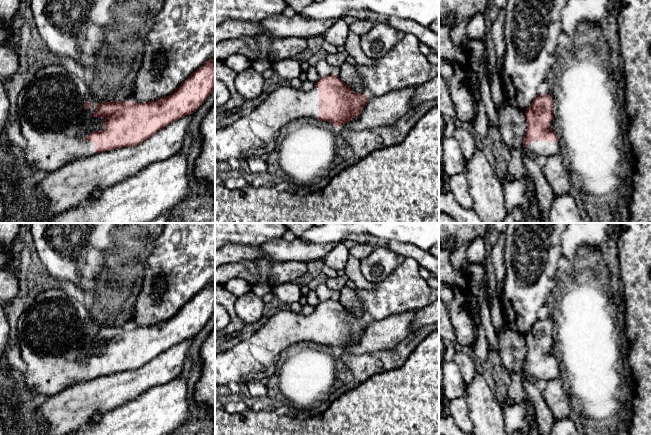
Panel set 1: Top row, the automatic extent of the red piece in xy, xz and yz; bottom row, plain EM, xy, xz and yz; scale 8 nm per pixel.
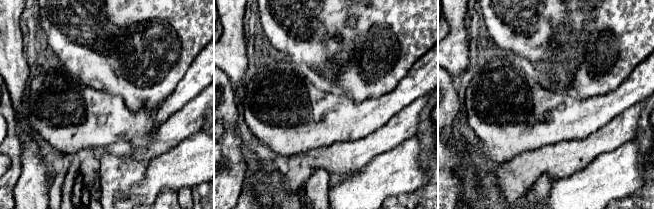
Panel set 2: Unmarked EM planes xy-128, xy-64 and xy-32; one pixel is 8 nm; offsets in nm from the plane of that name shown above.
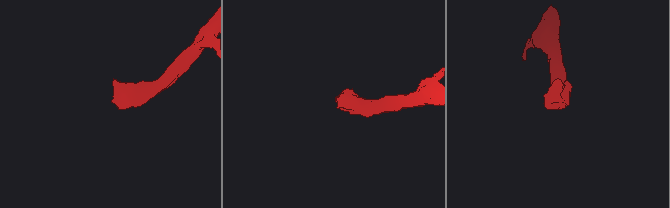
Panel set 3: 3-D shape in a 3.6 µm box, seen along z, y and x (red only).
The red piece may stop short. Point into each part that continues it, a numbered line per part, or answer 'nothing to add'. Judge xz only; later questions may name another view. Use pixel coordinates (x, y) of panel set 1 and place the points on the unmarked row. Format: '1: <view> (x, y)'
1: xz (253, 359)

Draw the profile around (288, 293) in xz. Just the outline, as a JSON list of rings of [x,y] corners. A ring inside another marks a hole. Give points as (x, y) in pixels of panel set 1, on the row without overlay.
[[[296,283],[279,284],[272,288],[272,293],[284,304],[298,303],[302,294]]]

